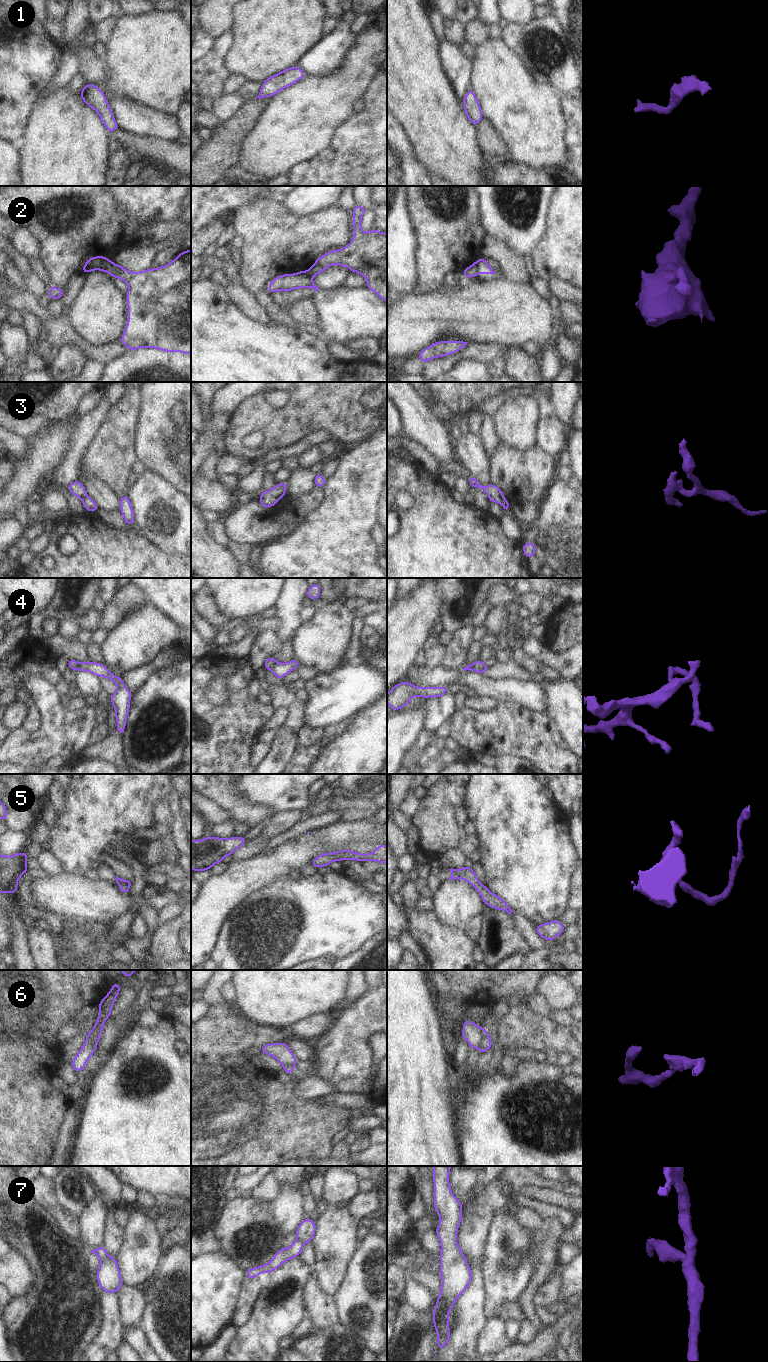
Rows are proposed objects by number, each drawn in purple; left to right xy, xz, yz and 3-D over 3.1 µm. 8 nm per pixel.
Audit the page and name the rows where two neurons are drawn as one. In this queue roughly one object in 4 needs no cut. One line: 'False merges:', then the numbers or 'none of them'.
False merges: 2, 3, 4, 6, 7

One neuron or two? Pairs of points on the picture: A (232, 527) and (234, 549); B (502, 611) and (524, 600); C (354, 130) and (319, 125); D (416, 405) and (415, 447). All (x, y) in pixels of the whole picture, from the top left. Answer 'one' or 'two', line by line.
A: two
B: two
C: two
D: two

